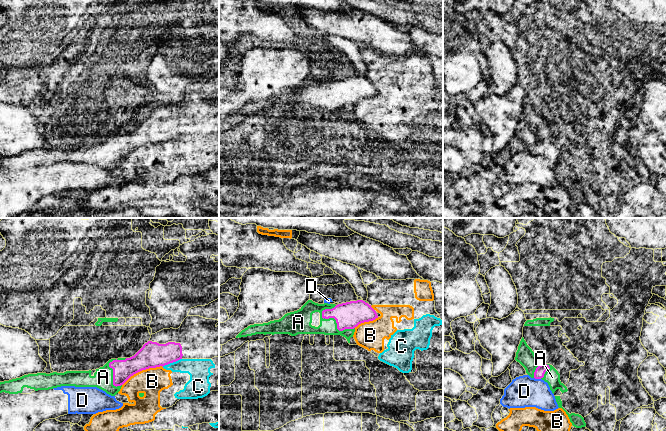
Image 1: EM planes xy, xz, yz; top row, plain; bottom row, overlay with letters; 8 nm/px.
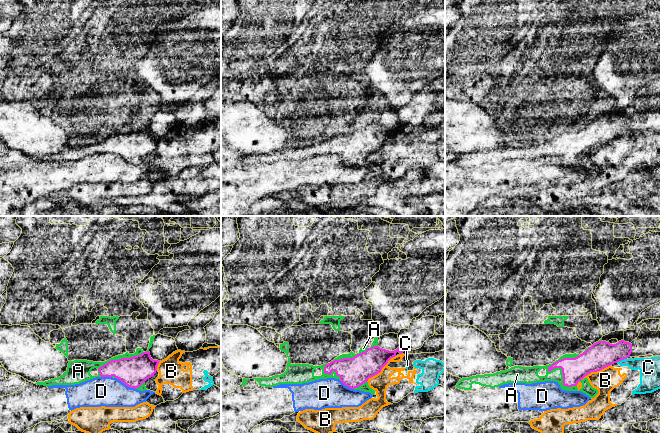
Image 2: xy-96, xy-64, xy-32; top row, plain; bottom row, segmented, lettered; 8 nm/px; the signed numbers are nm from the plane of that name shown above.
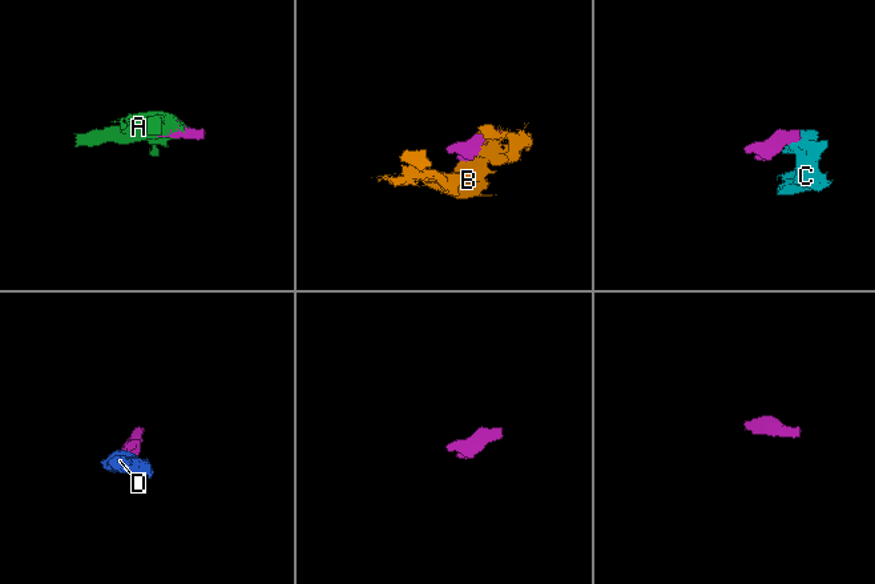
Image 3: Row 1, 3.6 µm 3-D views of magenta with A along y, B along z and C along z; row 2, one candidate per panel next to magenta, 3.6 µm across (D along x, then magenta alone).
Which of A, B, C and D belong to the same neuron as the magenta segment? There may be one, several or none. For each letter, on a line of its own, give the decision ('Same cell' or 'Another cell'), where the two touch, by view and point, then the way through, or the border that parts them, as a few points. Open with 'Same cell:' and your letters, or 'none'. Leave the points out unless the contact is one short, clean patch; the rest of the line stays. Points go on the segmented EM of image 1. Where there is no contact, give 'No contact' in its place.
Same cell: A
A: Same cell. Touches magenta at xz (336, 322)
B: Another cell. Touches magenta at xy (142, 369)
C: Another cell. Touches magenta at xy (171, 362). Boundary: xy (181, 358), (162, 366)
D: Another cell. Touches magenta at yz (537, 378). Boundary: yz (534, 377), (540, 379)

